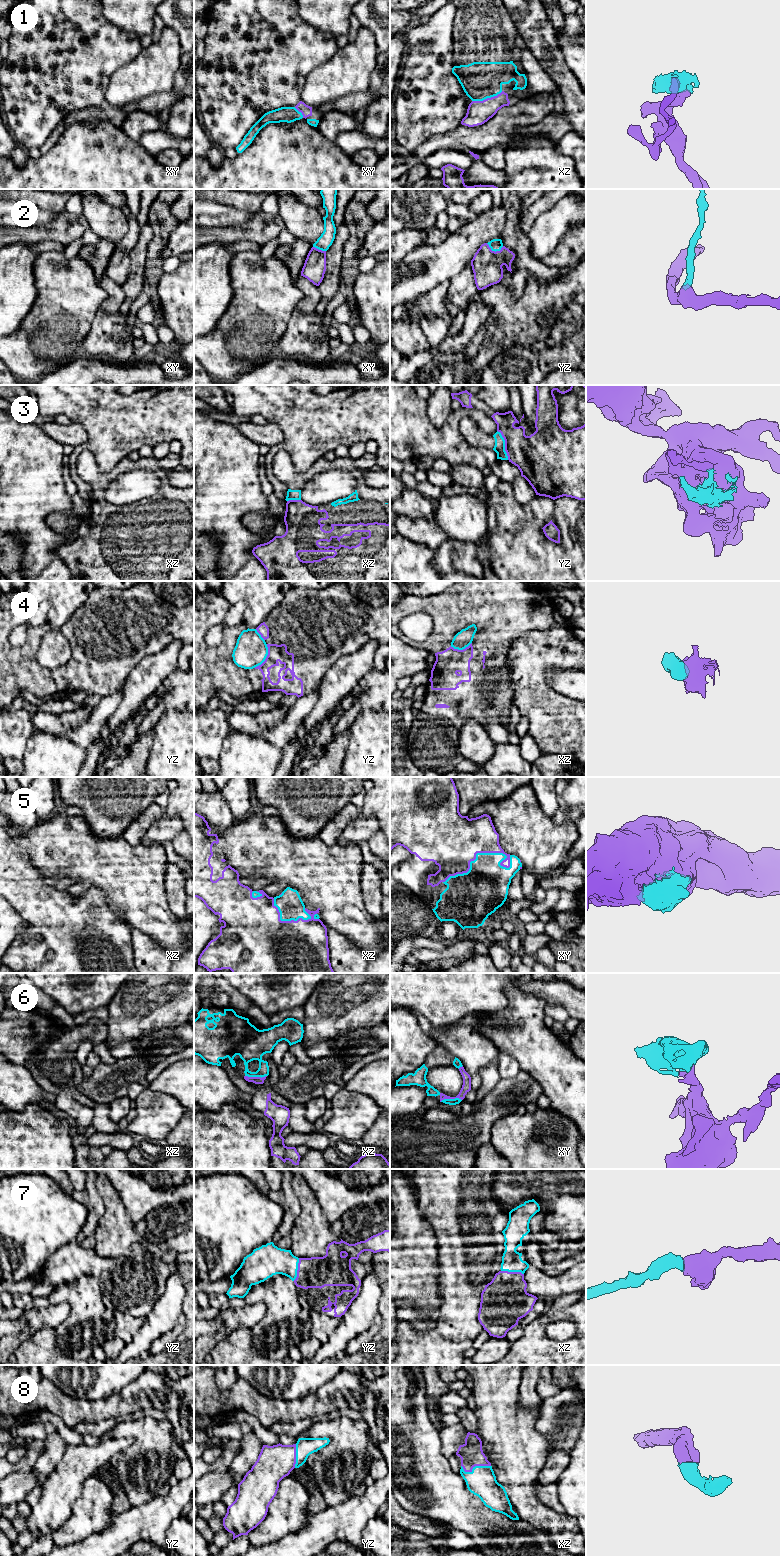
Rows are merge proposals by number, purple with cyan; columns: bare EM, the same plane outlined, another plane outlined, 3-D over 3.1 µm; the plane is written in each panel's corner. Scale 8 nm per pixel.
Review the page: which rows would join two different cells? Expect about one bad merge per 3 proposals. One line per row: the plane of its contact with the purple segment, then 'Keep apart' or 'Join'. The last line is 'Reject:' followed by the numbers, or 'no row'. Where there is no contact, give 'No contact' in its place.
1: Touches purple in xz. Join
2: Touches purple in yz. Join
3: Touches purple in yz. Join
4: Touches purple in yz. Keep apart
5: Touches purple in xy. Join
6: Touches purple in xz. Join
7: Touches purple in yz. Join
8: Touches purple in xz. Join
Reject: 4

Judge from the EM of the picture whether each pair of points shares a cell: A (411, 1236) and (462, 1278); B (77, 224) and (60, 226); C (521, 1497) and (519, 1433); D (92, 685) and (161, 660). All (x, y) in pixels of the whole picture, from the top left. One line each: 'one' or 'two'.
A: two
B: one
C: one
D: two

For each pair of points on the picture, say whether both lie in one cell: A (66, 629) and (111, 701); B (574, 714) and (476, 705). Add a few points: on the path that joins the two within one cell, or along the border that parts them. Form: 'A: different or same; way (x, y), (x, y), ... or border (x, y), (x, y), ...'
A: different; border (123, 681), (115, 691), (102, 698)
B: different; border (510, 680), (513, 686), (514, 703)

